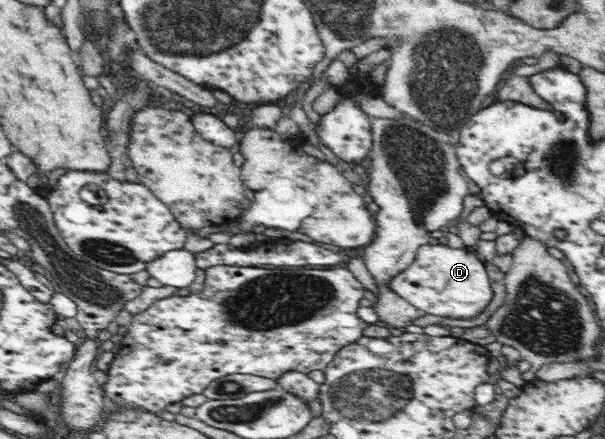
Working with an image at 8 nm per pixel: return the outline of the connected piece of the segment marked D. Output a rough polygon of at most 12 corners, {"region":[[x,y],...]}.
{"region":[[421,245],[388,286],[420,311],[474,319],[494,295],[466,246]]}

